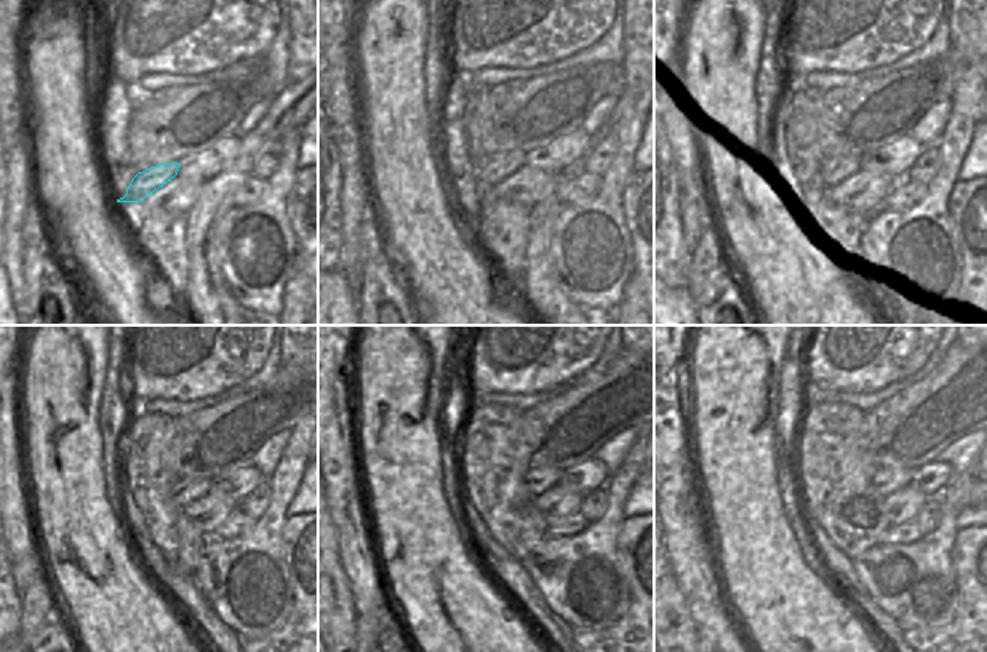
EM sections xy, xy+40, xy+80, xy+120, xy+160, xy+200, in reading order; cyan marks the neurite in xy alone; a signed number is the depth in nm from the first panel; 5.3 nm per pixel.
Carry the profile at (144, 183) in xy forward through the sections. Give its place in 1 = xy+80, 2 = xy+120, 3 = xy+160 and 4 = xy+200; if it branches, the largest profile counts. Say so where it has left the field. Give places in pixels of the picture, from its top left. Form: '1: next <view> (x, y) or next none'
1: next xy+80 (836, 170)
2: next xy+120 (185, 492)
3: next xy+160 (537, 481)
4: next xy+200 (885, 480)

